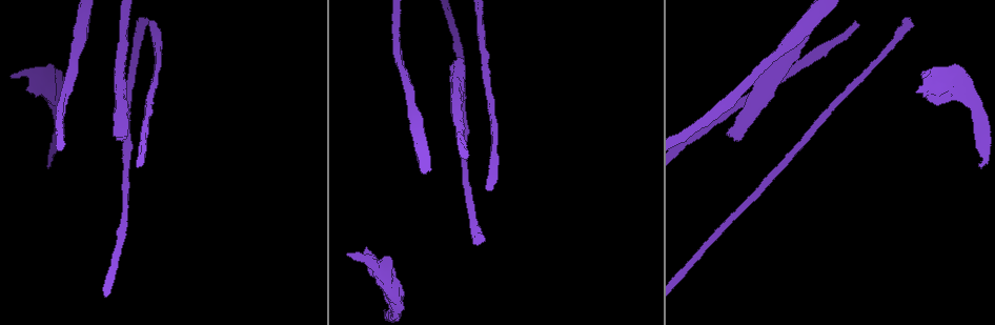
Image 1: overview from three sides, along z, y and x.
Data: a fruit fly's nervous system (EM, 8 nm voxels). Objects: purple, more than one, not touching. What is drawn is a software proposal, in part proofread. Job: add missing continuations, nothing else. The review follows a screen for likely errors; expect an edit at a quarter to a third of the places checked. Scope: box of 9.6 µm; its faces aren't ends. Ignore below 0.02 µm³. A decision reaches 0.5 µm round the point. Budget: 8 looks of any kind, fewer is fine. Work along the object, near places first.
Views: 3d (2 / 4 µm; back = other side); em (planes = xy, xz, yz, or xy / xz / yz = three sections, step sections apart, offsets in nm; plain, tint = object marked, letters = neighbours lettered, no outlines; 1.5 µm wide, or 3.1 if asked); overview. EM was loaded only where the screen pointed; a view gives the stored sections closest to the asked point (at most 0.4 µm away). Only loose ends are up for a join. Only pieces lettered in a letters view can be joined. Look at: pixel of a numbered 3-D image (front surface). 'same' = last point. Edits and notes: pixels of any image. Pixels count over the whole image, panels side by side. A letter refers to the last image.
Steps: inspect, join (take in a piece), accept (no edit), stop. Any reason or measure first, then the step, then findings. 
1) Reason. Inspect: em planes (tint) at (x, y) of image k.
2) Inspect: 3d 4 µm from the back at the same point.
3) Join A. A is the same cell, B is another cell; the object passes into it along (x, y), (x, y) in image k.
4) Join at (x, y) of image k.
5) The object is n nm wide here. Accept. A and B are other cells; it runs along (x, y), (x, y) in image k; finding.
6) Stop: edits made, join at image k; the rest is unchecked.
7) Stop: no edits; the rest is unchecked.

Stops while still wide. Inspect: em xy step 8 (tint) at (390, 292) of image 1.

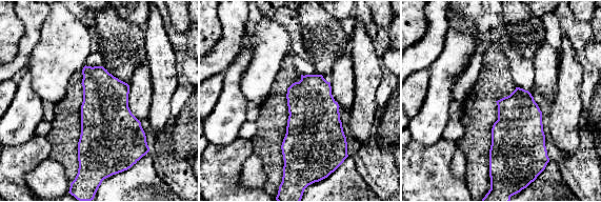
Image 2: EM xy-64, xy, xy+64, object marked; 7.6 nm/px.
Another direction. Inspect: em planes (letters) at the same point.

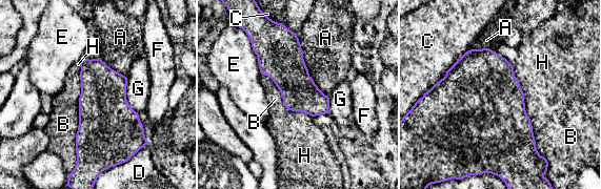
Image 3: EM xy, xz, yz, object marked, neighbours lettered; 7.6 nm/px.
The object is 280 nm wide here; the longest contact is with B, 650 nm. Accept. A, B, C, D, E, F, G and H are other cells; no lettered piece goes on from it.

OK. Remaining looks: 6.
End of a long branch. Inspect: em xy step 4 (tint) at (47, 168) of image 1.

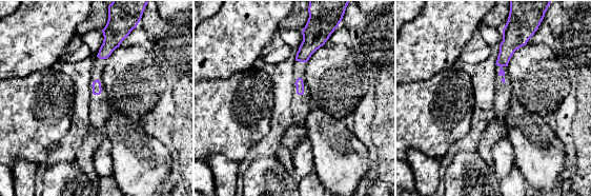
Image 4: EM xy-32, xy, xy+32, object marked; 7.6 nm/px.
Another direction. Inspect: em planes (letters) at the same point.

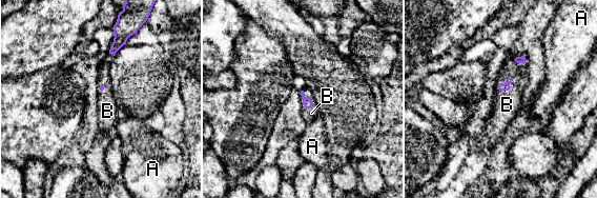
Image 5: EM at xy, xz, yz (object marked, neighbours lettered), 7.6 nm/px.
The longest contact is with B, 150 nm. Join B. B is the same cell, A is another cell; the object passes into it along (501, 86), (502, 83), (507, 104) in image 5; the cell continues.

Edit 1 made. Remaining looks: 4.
End of a long branch. Inspect: em xz step 8 (letters) at (488, 186) of image 1.

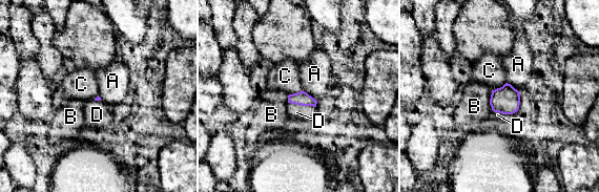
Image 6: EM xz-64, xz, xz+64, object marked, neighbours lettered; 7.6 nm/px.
Join D. D is the same cell, A, B and C are other cells; the object passes into it along (302, 98), (302, 105), (296, 112) in image 6; the cell continues.

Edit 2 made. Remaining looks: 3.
Stop: edits made, join at image 5, join at image 6; the rest is unchecked.

